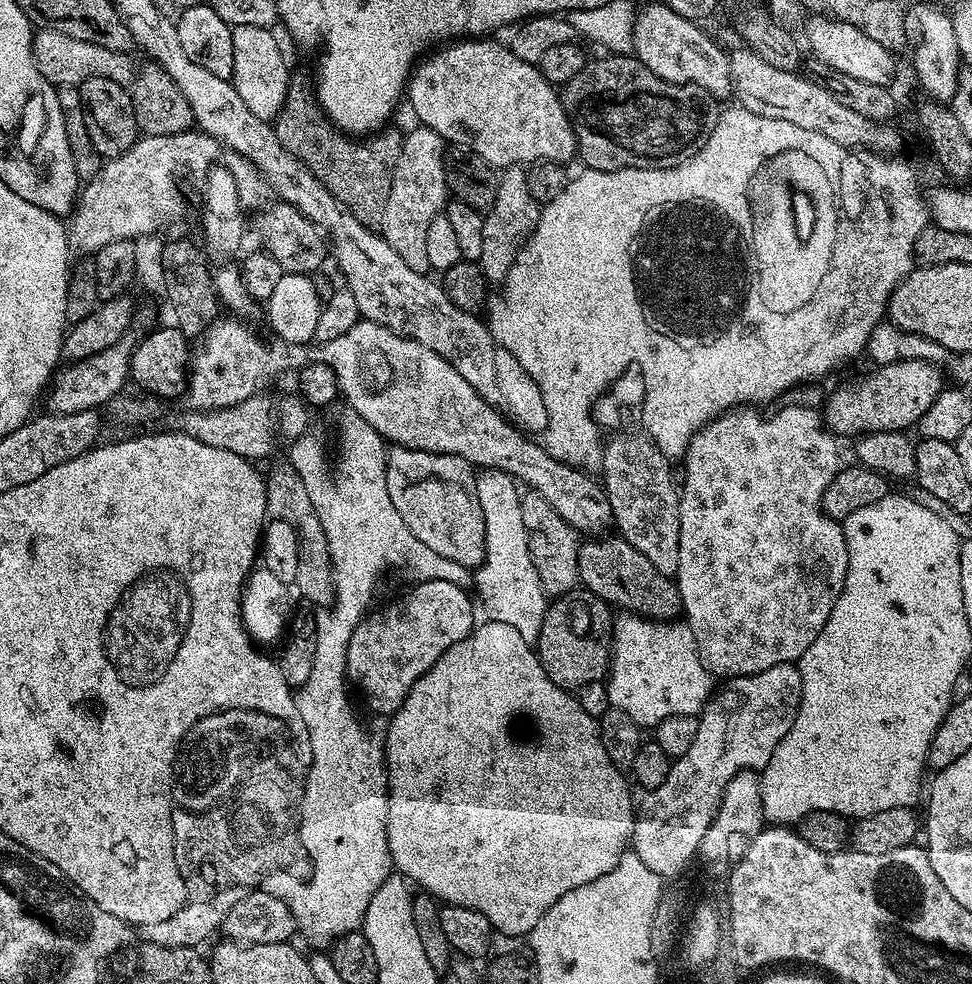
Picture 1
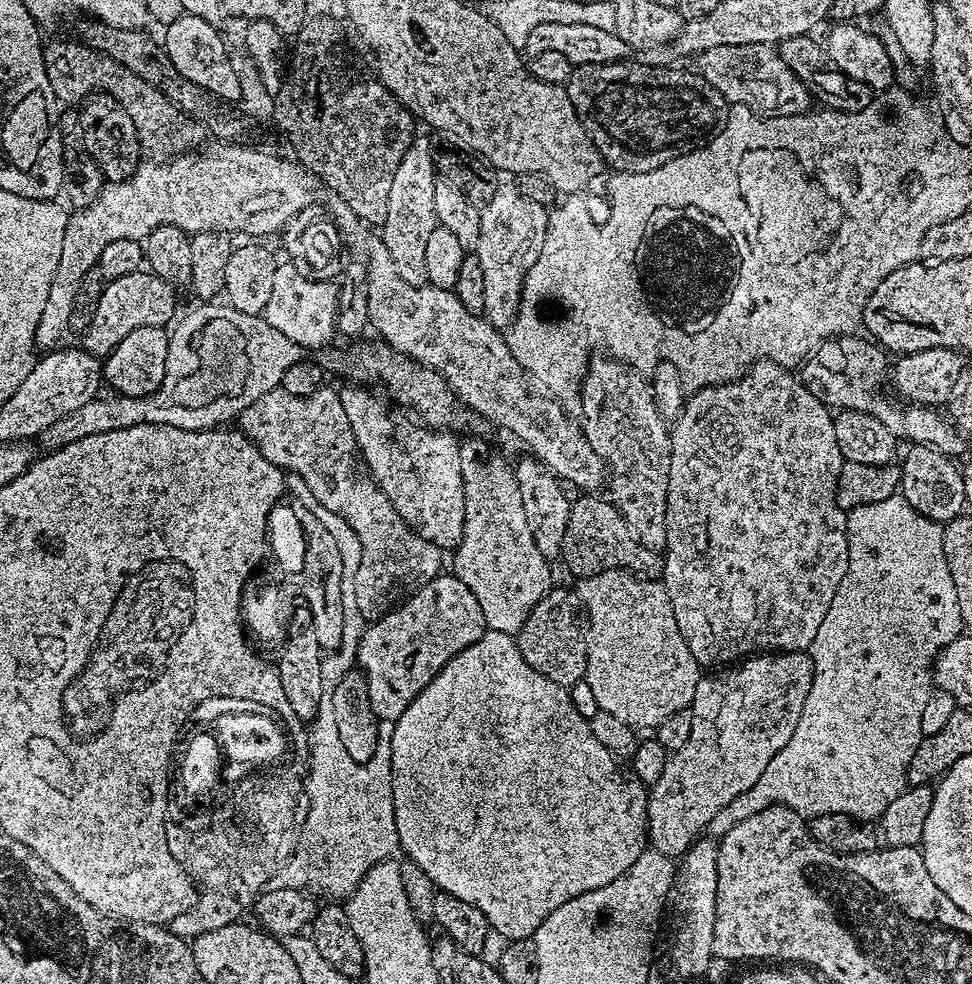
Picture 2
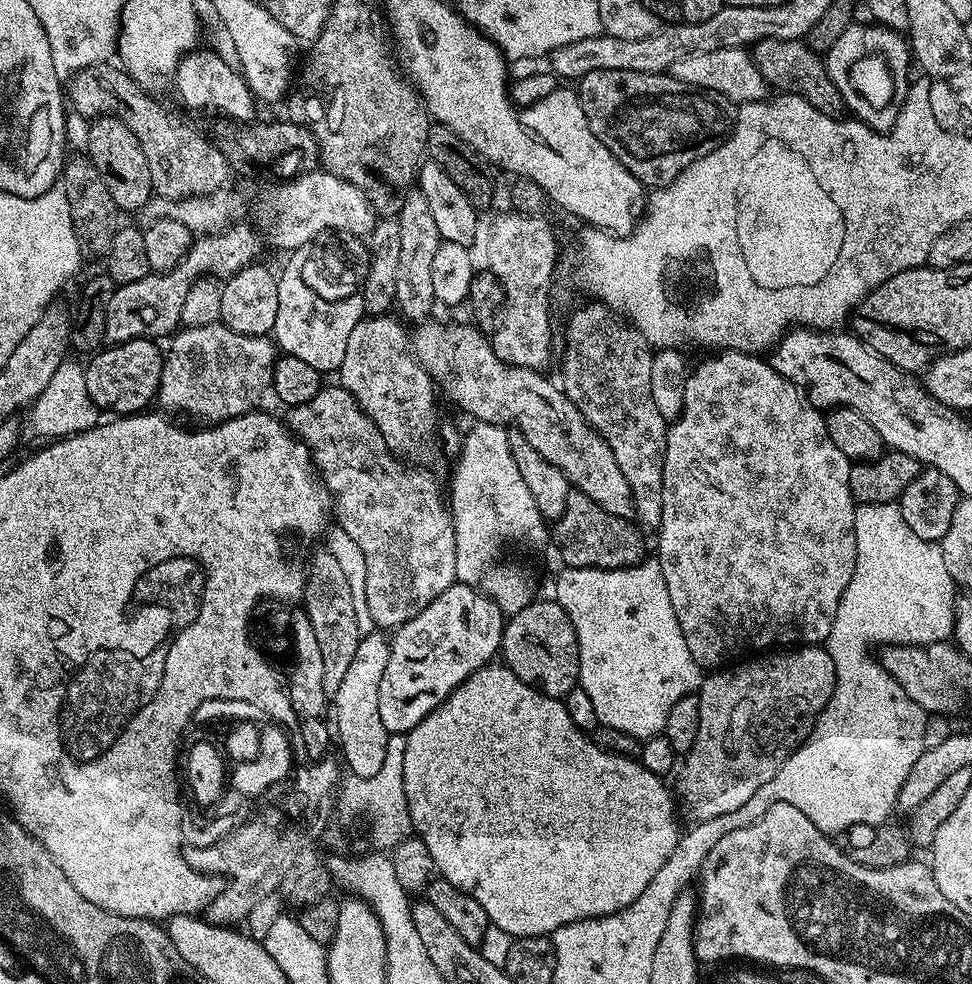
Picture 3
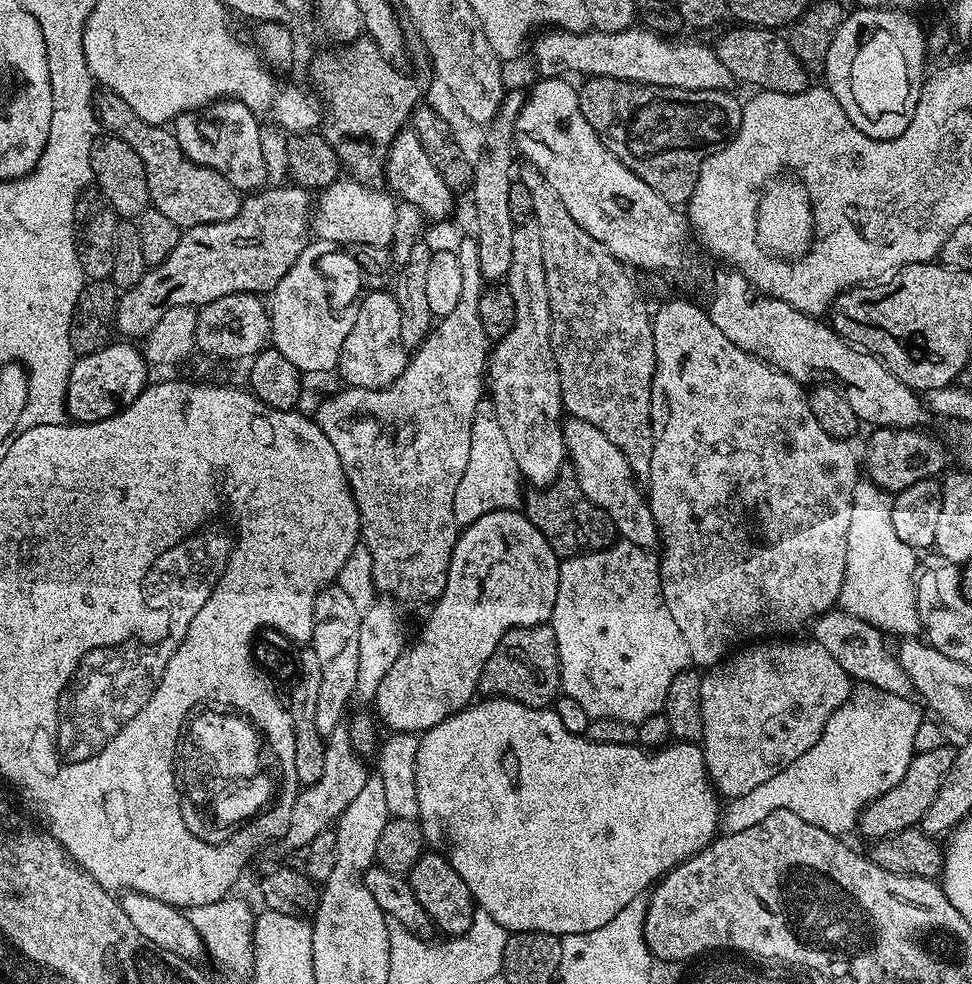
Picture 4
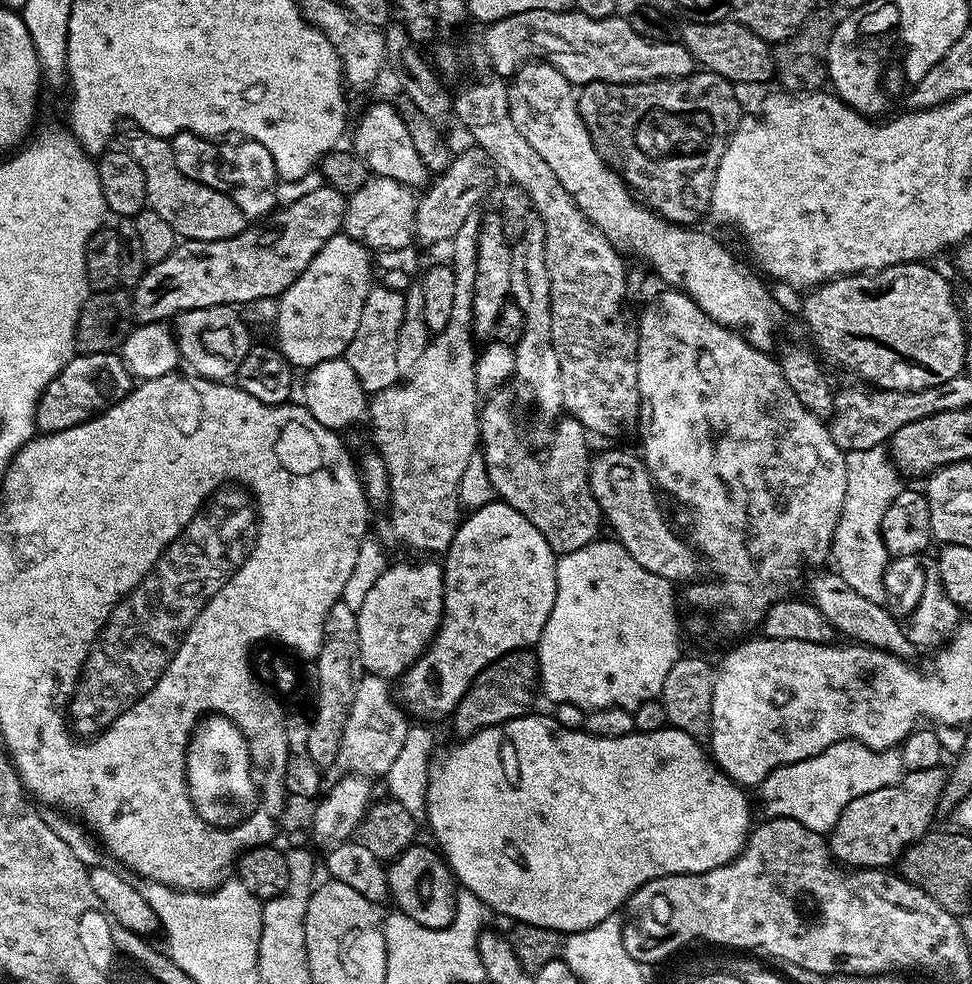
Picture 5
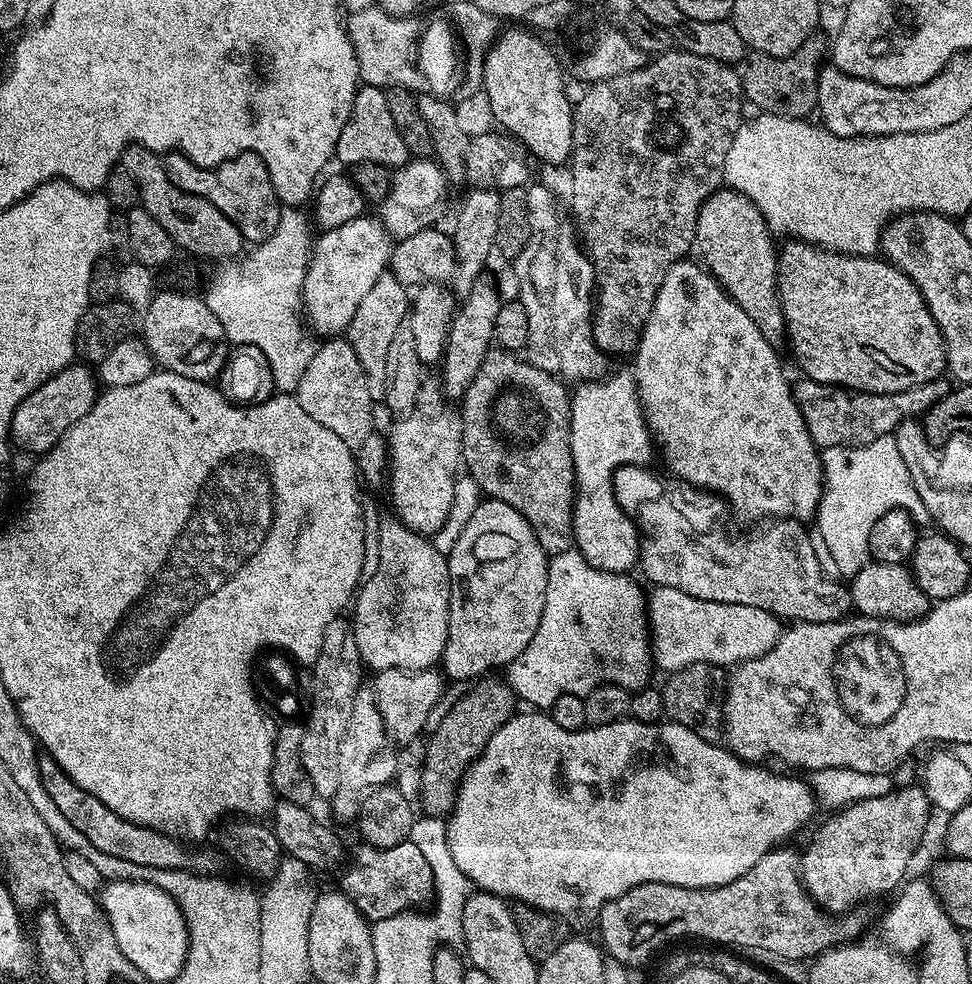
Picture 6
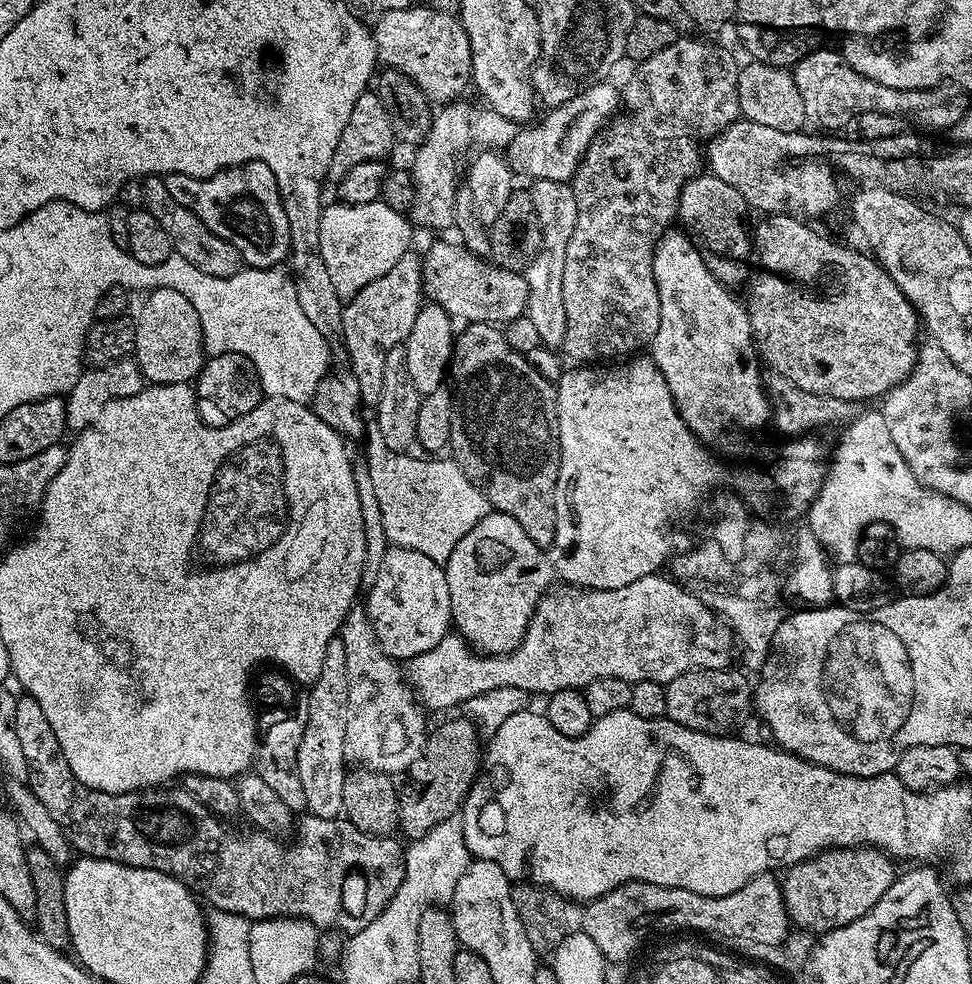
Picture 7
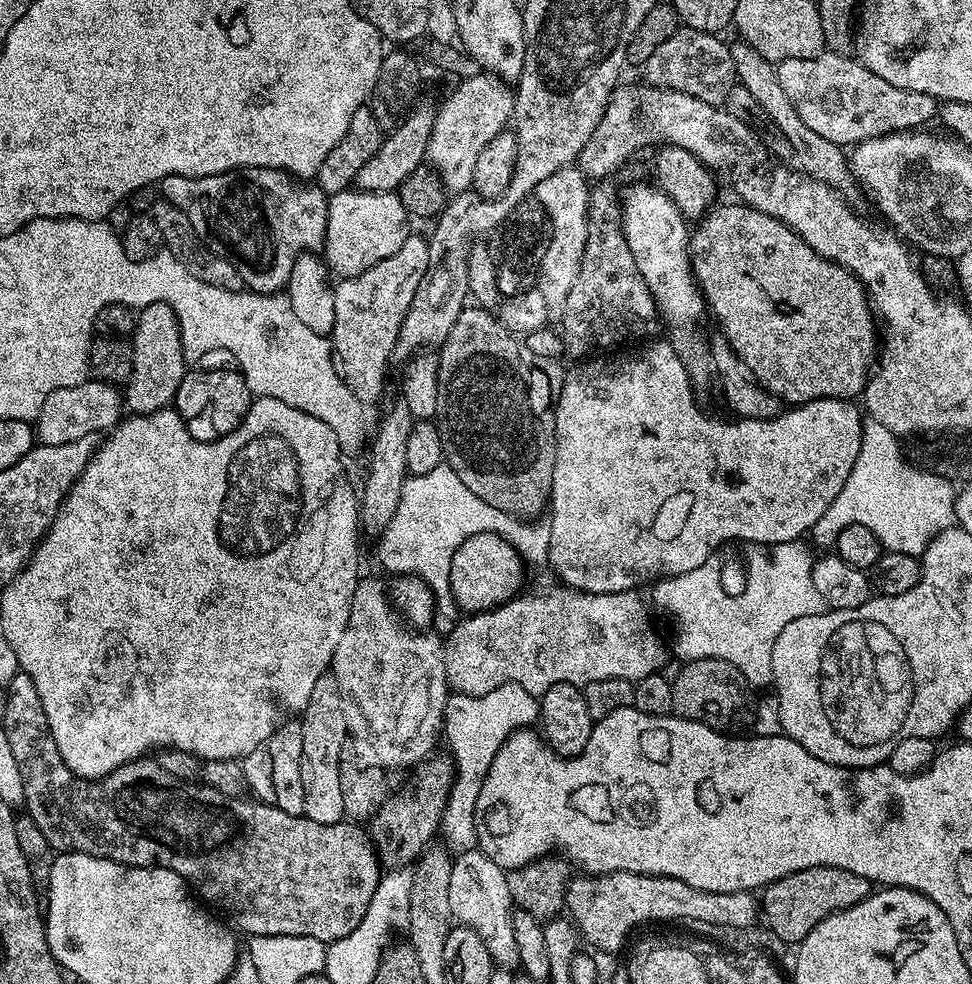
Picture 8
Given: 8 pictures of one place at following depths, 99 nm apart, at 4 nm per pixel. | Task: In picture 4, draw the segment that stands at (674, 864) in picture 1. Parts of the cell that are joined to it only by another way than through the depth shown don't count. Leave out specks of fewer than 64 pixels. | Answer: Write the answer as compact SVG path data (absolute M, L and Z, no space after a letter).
M800 638L753 643L747 650L713 664L701 675L704 769L721 797L750 794L750 790L762 786L762 782L770 782L774 774L790 766L794 758L802 758L824 733L830 714L841 708L852 694L853 681L821 644L811 638L796 639Z

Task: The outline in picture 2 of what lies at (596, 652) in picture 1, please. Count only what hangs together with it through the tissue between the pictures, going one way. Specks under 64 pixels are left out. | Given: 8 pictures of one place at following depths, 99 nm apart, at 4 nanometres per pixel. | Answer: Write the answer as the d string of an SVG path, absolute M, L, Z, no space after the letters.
M552 590L534 606L524 627L518 633L518 643L522 658L538 674L542 674L552 684L560 684L571 689L572 685L581 683L588 675L589 633L582 608L572 601L568 592Z

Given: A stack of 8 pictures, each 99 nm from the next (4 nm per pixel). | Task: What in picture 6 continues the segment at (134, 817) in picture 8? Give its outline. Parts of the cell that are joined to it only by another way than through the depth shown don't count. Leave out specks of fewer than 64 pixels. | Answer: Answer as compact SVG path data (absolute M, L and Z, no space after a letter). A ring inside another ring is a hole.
M41 755L38 761L40 780L44 783L46 794L50 794L50 798L54 798L54 806L58 806L58 810L62 810L66 822L70 822L70 826L74 826L74 830L78 830L78 834L86 836L86 842L90 842L90 846L102 850L102 854L110 854L114 858L122 858L126 862L134 862L138 866L150 866L158 870L199 869L196 867L200 864L200 856L188 849L191 847L185 846L176 837L168 836L165 832L156 832L152 828L124 820L118 814L114 814L114 810L110 810L110 806L98 802L98 798L94 798L94 794L82 790L82 786L75 784L60 769L58 762L52 760L51 756ZM410 839L390 849L360 846L352 856L352 865L346 868L343 869L343 891L369 922L394 918L394 914L420 910L433 903L437 873L432 873L434 865L426 862L422 850Z

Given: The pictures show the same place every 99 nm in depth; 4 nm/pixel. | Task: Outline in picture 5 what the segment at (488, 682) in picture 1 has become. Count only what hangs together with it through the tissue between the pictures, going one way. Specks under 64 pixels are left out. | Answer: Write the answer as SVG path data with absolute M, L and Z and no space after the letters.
M529 714L527 716L519 716L513 720L503 720L501 724L495 724L489 728L483 728L480 732L475 732L472 736L463 737L444 757L437 759L433 763L431 772L428 773L428 806L426 809L426 817L428 816L428 828L432 831L435 847L439 849L445 860L448 862L449 868L452 869L452 875L456 877L459 887L465 892L473 892L487 908L493 913L496 912L500 916L509 916L509 921L517 924L529 924L530 926L542 926L549 928L561 934L571 934L573 932L581 932L582 930L590 930L590 926L598 926L598 922L602 922L606 918L617 915L627 905L630 897L637 892L642 885L650 882L654 878L662 878L663 876L673 876L674 874L702 874L706 870L714 870L723 864L729 864L731 860L737 856L742 849L744 843L748 841L748 833L750 831L750 823L748 824L748 796L741 785L736 784L717 766L715 760L706 751L705 745L699 740L690 738L690 734L686 734L682 730L671 726L665 726L662 730L654 730L653 732L631 732L622 738L598 738L591 736L589 732L577 730L575 728L567 728L557 722L555 715L536 716L537 714Z

